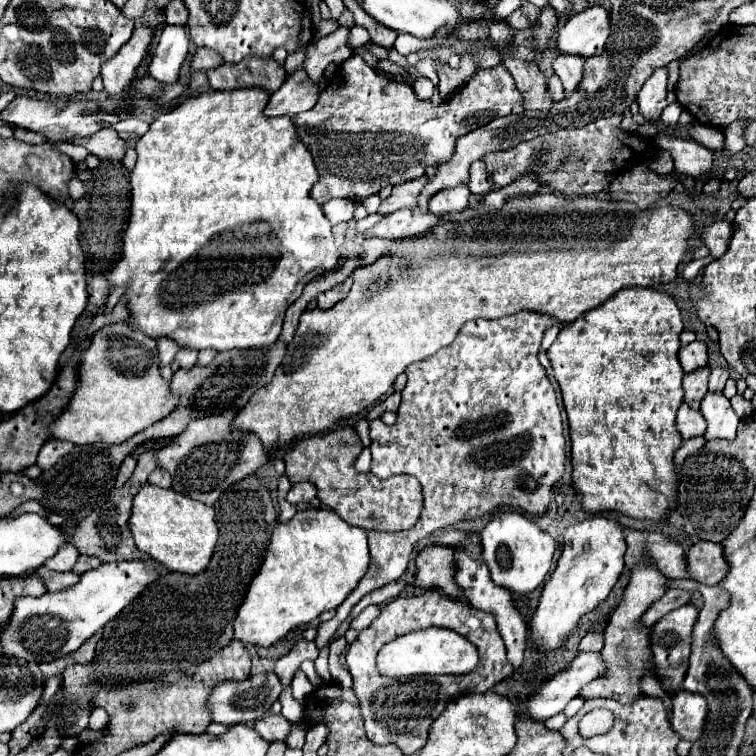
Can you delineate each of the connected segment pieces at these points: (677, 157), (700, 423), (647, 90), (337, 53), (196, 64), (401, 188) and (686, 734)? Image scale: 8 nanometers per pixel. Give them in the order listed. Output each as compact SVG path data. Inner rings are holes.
M658 134L654 140L658 148L664 148L672 154L676 172L688 174L694 178L702 174L712 175L712 152L702 144L692 140L670 138L668 134Z
M686 402L680 404L678 416L676 416L676 426L682 438L692 438L692 436L702 436L706 432L706 420L698 410L692 410Z
M666 66L654 70L654 74L646 80L642 90L638 92L638 104L640 104L640 114L648 122L658 122L662 116L662 110L668 106L666 102Z
M340 26L336 32L324 36L324 38L318 38L318 40L312 40L306 48L306 60L304 60L304 70L308 74L308 78L316 84L320 78L322 78L322 72L324 68L330 64L330 62L344 62L352 50L348 48L346 44L348 40L348 28L346 26Z
M198 48L196 54L192 56L190 68L192 70L210 70L210 68L216 68L220 64L222 64L222 58L218 58L214 50L210 50L210 48Z
M426 176L418 178L418 180L410 180L406 184L398 184L394 186L392 194L382 200L380 208L378 208L378 214L386 216L386 214L392 214L392 212L398 212L402 208L414 208L414 200L418 196L418 192L422 190L422 184L426 184Z
M678 690L672 696L670 726L682 740L698 740L702 734L702 720L706 718L706 700L698 694Z

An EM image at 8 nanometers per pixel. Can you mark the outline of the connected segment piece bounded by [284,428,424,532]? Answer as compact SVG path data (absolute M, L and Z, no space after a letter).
M338 428L334 432L300 440L286 456L286 476L290 482L308 480L318 488L318 500L334 510L342 520L364 530L398 532L416 524L424 496L422 486L414 476L392 476L378 480L374 474L354 470L354 460L362 452L362 444L354 428Z

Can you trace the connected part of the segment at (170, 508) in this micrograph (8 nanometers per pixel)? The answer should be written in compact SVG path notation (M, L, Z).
M144 484L140 492L134 496L132 516L128 524L136 546L148 556L152 556L152 560L166 566L170 572L202 572L208 566L218 540L216 514L212 506L176 494L172 488L164 490L152 484Z

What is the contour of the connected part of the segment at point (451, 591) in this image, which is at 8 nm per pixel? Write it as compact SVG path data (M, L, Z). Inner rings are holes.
M432 544L418 552L416 556L416 586L428 590L438 588L446 596L462 598L462 588L456 584L454 572L454 546L444 544Z

